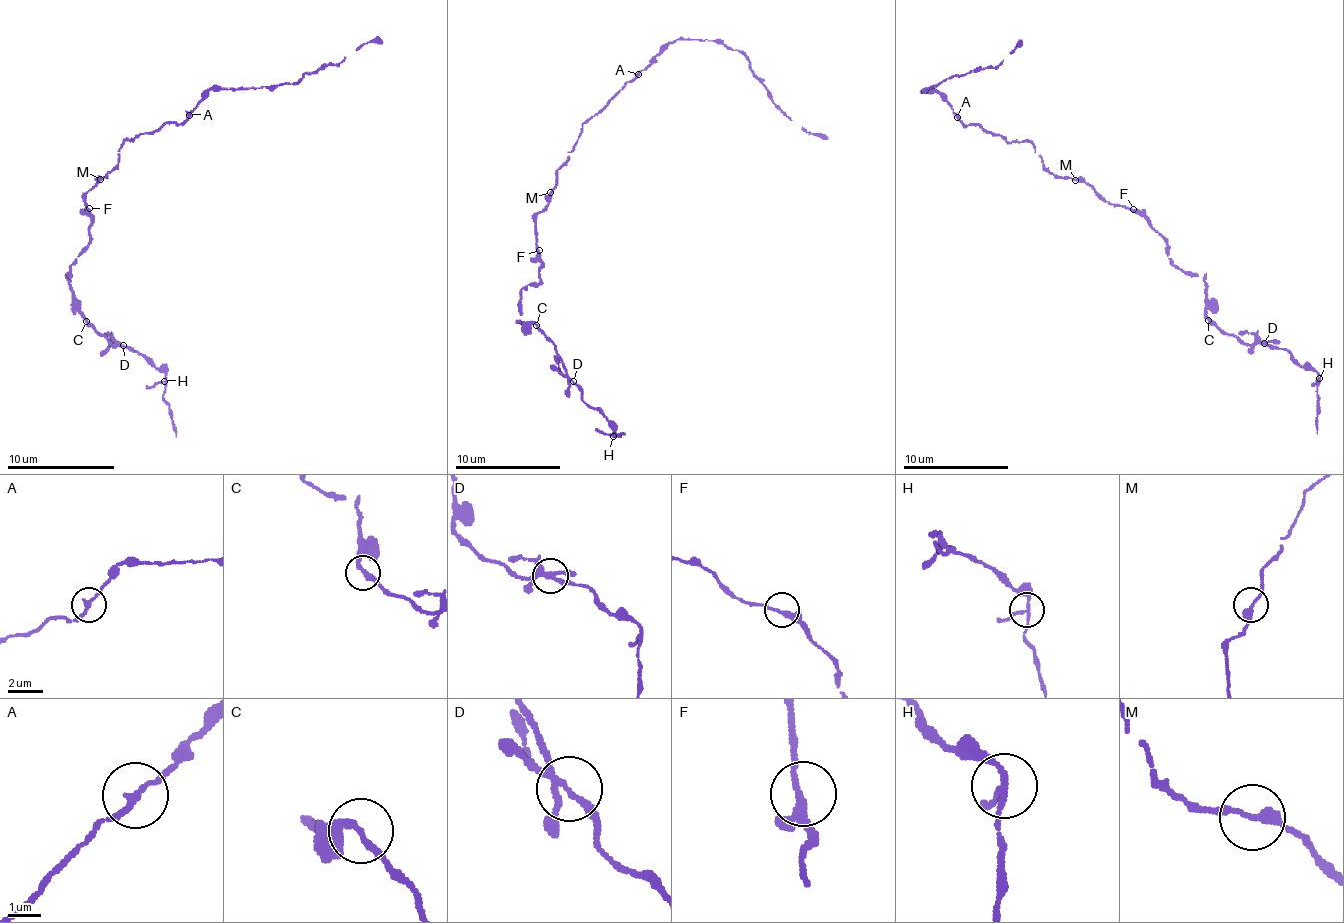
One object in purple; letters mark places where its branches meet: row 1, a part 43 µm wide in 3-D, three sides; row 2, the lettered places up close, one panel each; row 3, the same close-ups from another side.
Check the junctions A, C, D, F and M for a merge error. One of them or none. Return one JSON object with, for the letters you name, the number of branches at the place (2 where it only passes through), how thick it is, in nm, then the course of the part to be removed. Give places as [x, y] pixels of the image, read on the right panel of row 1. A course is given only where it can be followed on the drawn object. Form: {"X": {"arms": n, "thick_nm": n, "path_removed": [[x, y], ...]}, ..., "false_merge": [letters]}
{"false_merge": []}

